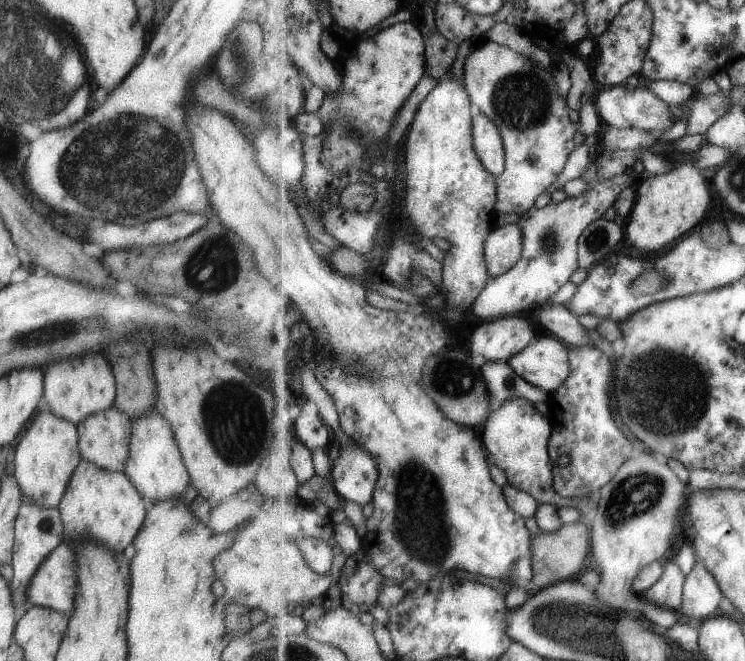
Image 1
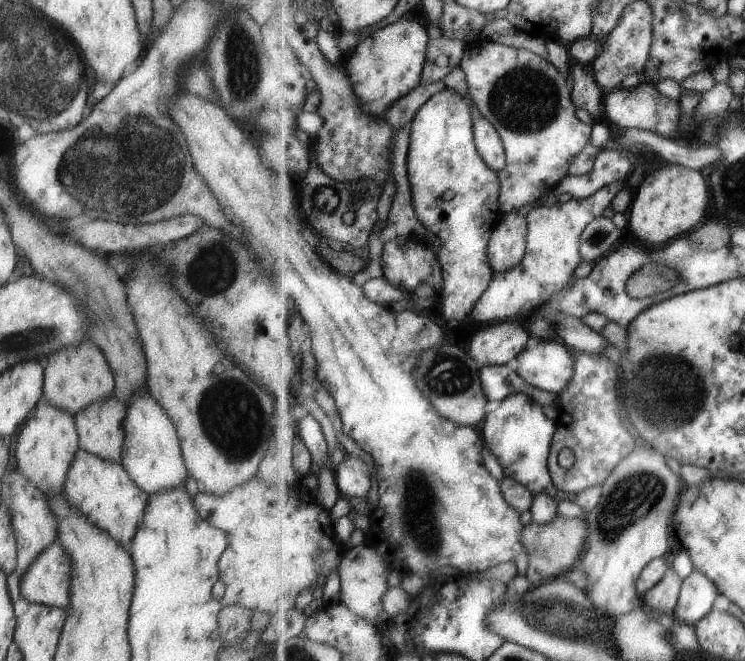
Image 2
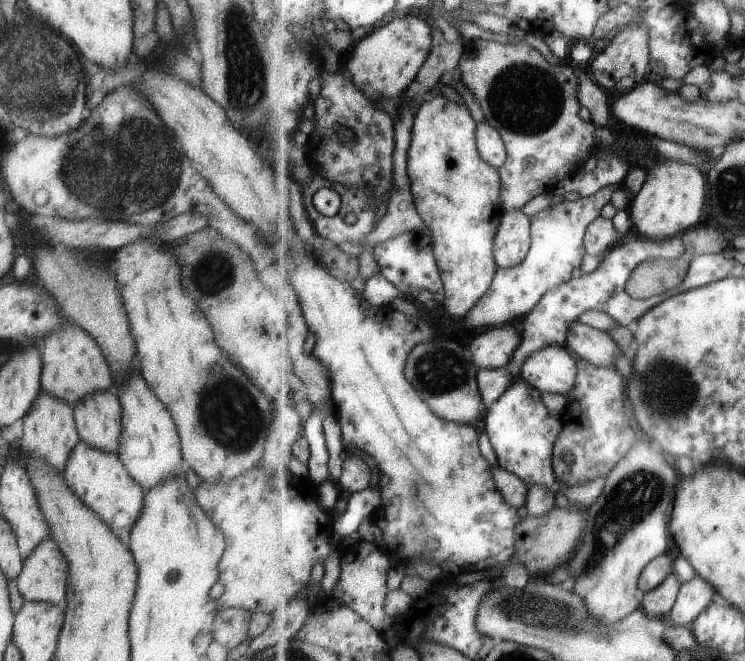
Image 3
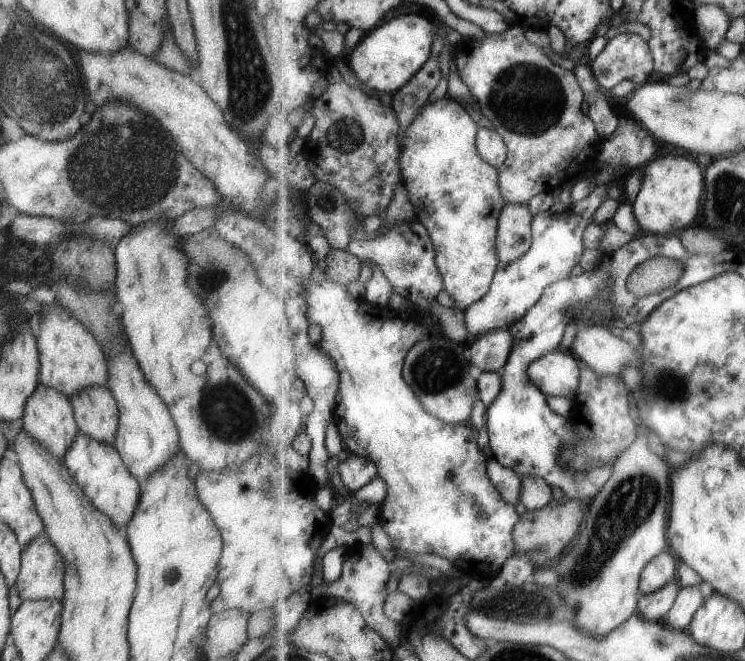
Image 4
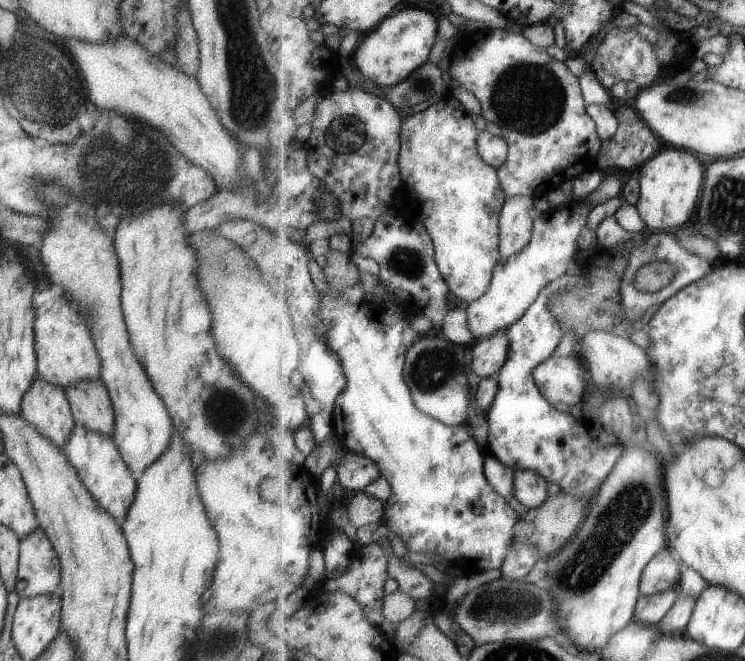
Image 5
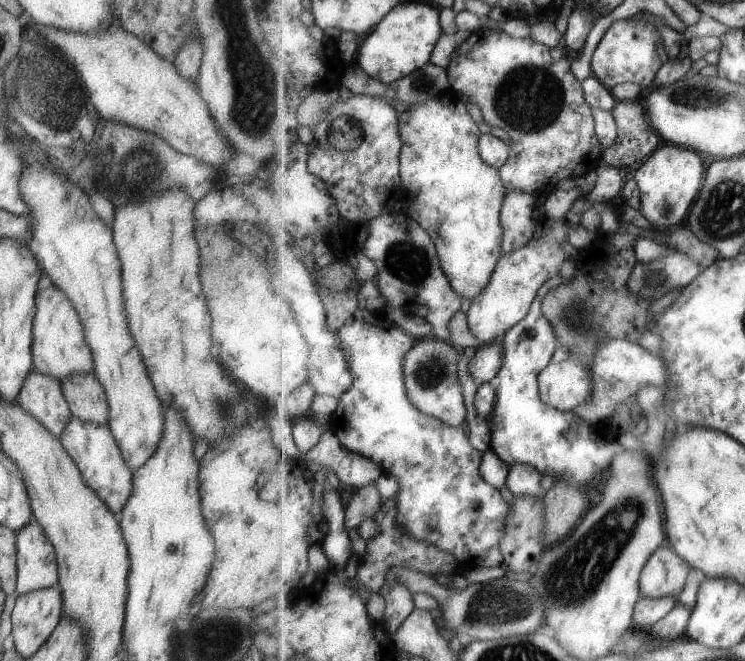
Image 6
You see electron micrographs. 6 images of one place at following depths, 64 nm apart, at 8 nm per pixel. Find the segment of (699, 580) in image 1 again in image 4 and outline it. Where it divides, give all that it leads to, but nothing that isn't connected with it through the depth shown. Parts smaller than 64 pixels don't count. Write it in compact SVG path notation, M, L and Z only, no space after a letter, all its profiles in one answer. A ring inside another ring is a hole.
M706 584L699 587L683 587L678 592L673 608L666 614L665 624L673 629L689 630L695 613L707 598Z

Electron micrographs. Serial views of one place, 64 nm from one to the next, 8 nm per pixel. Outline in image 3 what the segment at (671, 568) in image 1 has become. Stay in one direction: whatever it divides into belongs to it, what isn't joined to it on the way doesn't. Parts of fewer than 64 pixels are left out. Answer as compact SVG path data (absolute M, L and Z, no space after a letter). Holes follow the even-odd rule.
M673 572L663 584L656 589L641 595L642 606L650 617L659 617L668 620L671 609L675 606L682 582Z

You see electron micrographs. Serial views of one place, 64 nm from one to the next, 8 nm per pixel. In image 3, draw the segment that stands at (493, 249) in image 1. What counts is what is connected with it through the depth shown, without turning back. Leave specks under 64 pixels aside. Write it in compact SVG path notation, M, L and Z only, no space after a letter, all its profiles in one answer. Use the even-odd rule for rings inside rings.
M520 209L505 211L494 240L494 255L498 268L507 270L521 264L531 245L531 217Z

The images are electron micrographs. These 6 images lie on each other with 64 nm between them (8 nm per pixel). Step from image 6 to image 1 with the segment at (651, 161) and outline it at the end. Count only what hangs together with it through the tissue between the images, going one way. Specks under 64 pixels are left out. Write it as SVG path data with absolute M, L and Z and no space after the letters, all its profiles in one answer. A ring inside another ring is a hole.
M677 163L669 172L660 175L644 175L636 183L638 199L628 223L625 226L627 244L624 248L635 251L642 256L659 252L675 240L681 240L689 230L695 230L705 218L711 206L711 190L701 170L693 163Z

